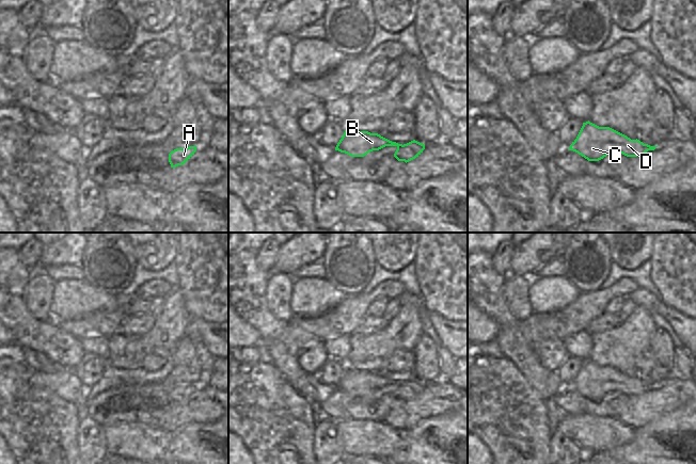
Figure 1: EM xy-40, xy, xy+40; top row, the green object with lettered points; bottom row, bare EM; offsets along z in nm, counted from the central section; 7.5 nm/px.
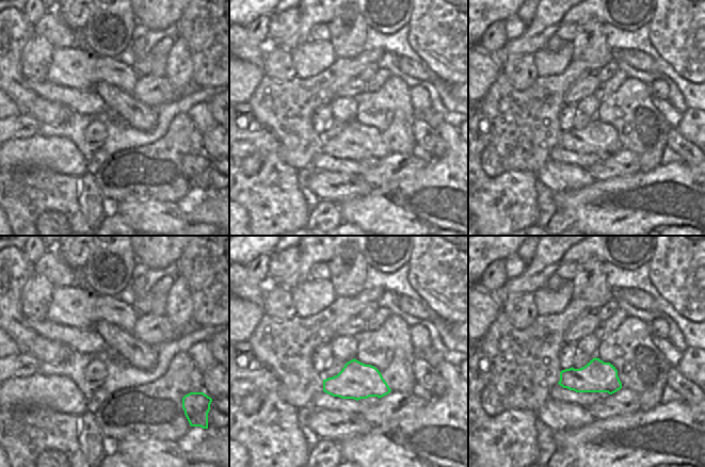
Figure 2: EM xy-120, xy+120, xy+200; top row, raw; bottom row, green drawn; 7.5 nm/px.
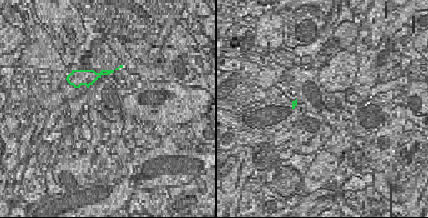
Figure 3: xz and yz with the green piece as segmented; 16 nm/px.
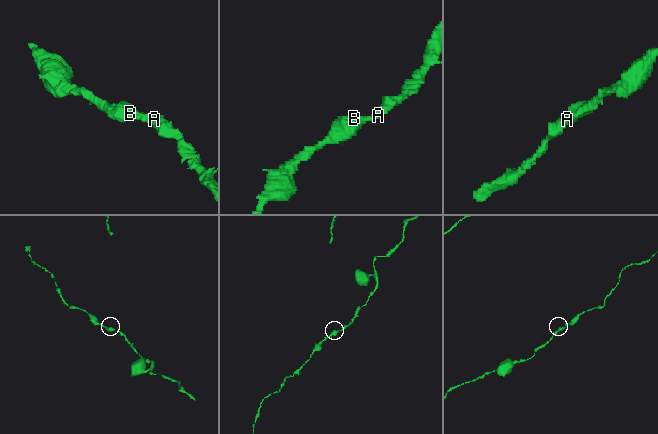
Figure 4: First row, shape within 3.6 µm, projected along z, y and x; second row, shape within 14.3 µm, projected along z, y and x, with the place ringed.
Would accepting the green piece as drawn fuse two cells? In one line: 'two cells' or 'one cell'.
one cell

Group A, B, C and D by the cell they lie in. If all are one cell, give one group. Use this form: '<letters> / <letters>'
A B C D

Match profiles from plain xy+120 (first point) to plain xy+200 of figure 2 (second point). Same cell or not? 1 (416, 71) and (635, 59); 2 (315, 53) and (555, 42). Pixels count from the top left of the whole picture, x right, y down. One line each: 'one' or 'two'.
1: one
2: two

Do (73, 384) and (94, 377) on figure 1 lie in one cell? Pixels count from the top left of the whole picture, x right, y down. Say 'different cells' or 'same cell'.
different cells

